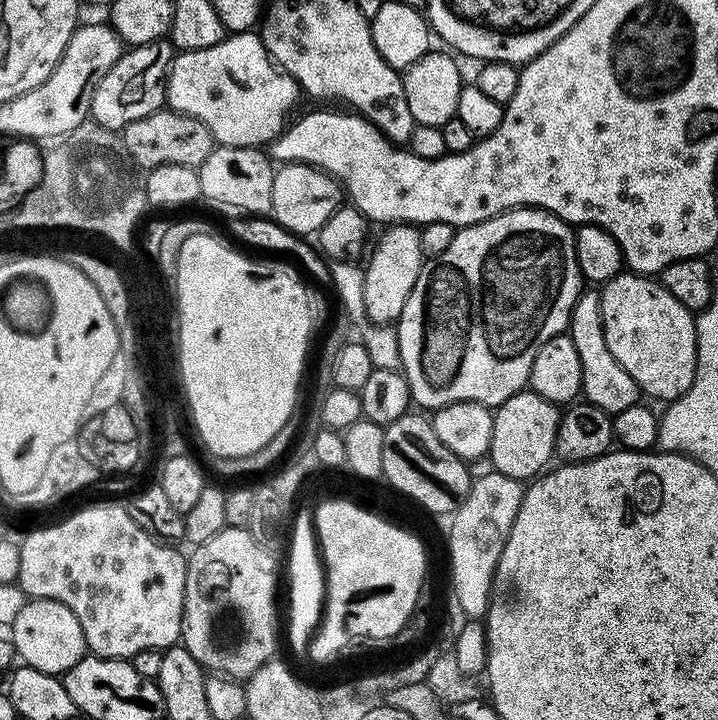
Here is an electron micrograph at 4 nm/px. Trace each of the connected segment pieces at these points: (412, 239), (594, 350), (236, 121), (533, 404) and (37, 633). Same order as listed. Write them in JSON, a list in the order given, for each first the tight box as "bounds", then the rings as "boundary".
[{"bounds":[362,224,426,325],"boundary":[[[394,224],[383,229],[380,241],[371,249],[367,257],[368,265],[363,265],[364,285],[362,293],[365,299],[365,314],[374,325],[395,325],[402,314],[402,306],[406,306],[406,298],[410,298],[410,290],[414,290],[414,282],[418,282],[418,274],[422,270],[426,257],[420,245],[420,228],[410,224]]]},{"bounds":[568,290,642,415],"boundary":[[[586,290],[576,300],[569,320],[568,335],[574,342],[582,363],[582,394],[587,403],[598,406],[608,415],[616,415],[622,410],[639,403],[642,393],[630,374],[618,366],[616,359],[606,346],[605,332],[602,330],[600,295],[597,291]]]},{"bounds":[167,30,301,146],"boundary":[[[252,30],[225,35],[218,46],[206,50],[180,52],[168,69],[167,107],[198,118],[220,146],[271,145],[289,123],[292,107],[301,96],[294,77],[277,67],[259,35]]]},{"bounds":[488,390,561,482],"boundary":[[[531,390],[506,398],[506,402],[502,402],[492,414],[494,434],[488,447],[491,467],[521,482],[531,481],[541,475],[553,463],[551,460],[554,460],[561,415],[557,405]]]},{"bounds":[10,599,86,676],"boundary":[[[29,599],[10,625],[10,639],[16,655],[29,668],[37,668],[51,676],[60,676],[70,670],[86,655],[82,626],[78,618],[57,600]]]}]

